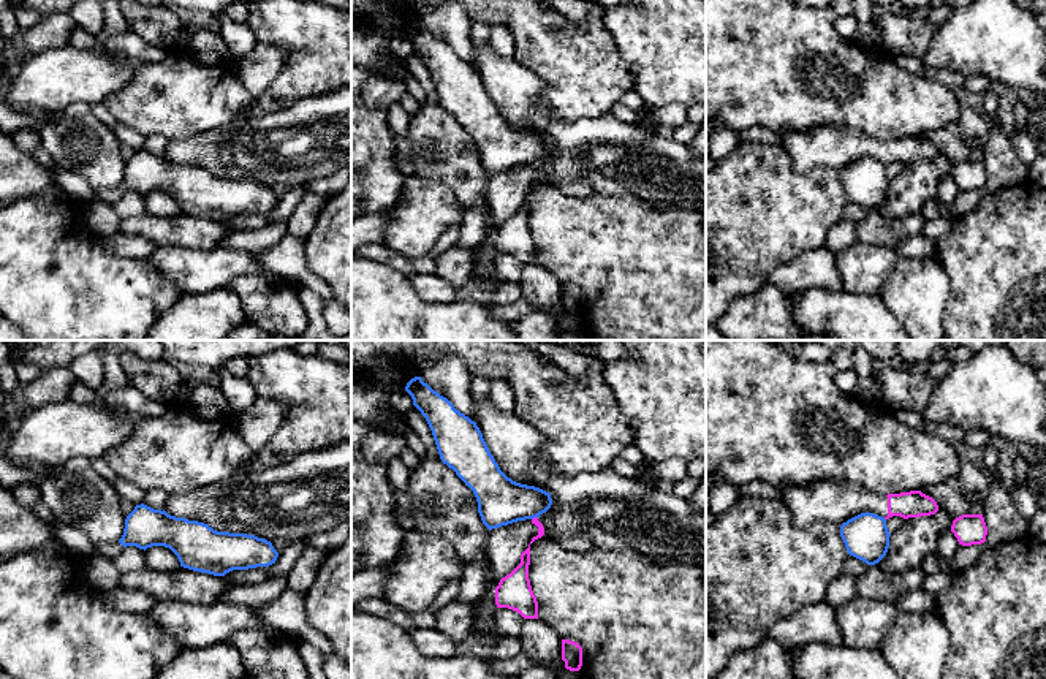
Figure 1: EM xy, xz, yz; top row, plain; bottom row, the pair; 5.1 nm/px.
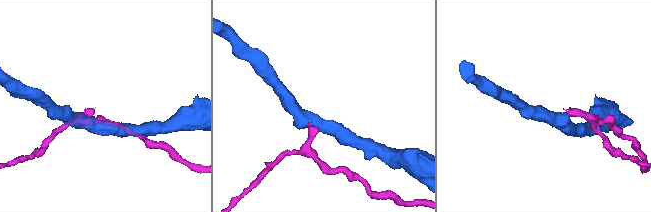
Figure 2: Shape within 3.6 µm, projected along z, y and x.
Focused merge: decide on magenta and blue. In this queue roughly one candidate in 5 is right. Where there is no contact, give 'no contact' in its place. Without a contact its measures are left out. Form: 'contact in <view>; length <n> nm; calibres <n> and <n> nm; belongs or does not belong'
contact in xz; length 40 nm; calibres 50 and 240 nm; does not belong

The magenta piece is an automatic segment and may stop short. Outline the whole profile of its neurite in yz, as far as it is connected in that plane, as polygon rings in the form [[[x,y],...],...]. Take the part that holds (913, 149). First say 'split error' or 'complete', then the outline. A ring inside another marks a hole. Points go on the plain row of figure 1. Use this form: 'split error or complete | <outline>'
split error | [[[821,125],[812,130],[785,130],[780,146],[788,152],[793,169],[804,174],[824,166],[842,171],[861,158],[885,165],[930,161],[938,157],[937,147],[921,136],[881,141],[843,125]]]

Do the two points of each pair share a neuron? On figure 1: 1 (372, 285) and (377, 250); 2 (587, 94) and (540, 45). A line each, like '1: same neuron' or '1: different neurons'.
1: different neurons
2: same neuron

